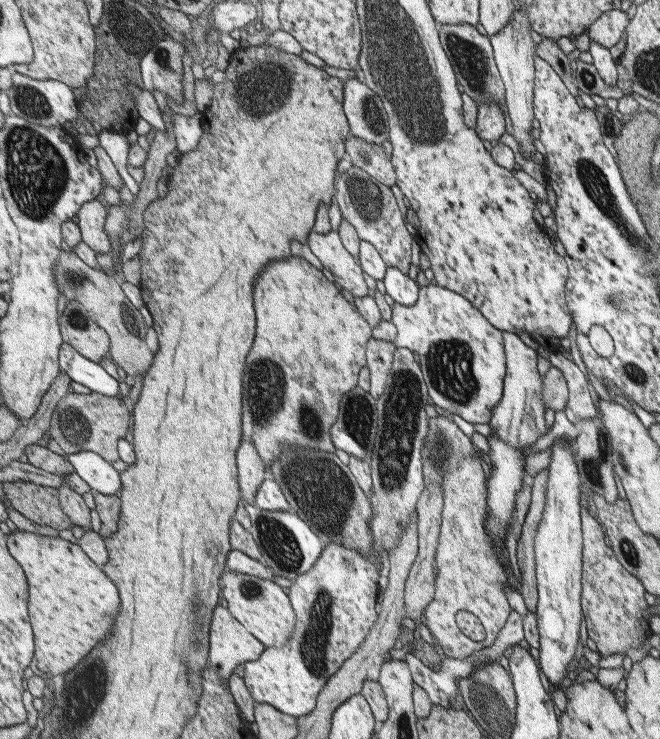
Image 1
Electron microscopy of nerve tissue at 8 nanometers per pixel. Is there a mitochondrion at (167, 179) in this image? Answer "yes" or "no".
no

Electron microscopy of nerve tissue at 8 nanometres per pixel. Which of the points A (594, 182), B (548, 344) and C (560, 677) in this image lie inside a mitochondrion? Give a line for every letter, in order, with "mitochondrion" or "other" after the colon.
A: mitochondrion
B: other
C: other

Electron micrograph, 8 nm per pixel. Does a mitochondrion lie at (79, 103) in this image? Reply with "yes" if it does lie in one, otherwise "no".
no

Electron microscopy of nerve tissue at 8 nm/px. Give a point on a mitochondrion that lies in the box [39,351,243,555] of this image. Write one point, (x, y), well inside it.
(75, 429)

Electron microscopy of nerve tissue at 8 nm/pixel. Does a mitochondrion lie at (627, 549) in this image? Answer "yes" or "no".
yes

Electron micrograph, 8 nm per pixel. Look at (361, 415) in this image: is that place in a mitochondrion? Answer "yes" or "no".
yes

